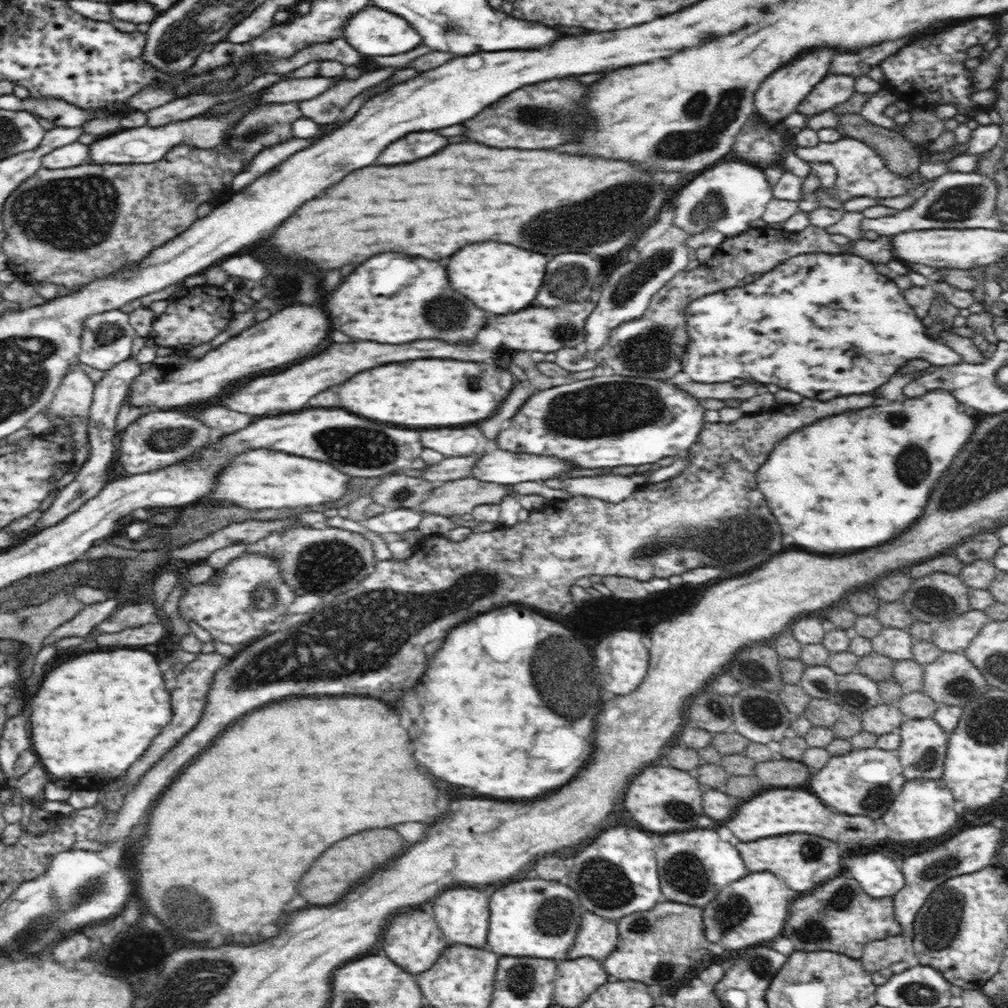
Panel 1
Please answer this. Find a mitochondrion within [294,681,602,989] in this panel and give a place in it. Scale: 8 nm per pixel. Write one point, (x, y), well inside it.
(553, 918)

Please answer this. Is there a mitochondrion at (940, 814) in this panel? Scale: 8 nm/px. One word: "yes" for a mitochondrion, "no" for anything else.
no

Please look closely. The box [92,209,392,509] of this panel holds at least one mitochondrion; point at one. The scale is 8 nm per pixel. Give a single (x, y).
(289, 281)

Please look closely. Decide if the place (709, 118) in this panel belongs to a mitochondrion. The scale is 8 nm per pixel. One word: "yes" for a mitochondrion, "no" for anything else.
yes

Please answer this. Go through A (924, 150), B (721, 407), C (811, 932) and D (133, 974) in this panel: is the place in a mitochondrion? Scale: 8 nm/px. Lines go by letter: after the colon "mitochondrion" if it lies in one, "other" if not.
A: other
B: other
C: mitochondrion
D: other

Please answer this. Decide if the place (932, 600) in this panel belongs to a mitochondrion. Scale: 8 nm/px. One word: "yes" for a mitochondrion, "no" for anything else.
yes

